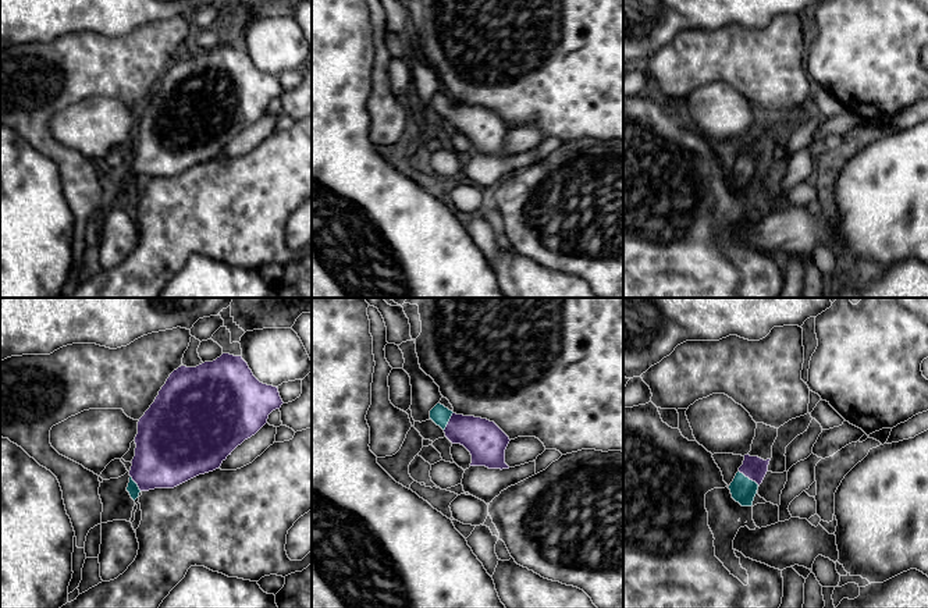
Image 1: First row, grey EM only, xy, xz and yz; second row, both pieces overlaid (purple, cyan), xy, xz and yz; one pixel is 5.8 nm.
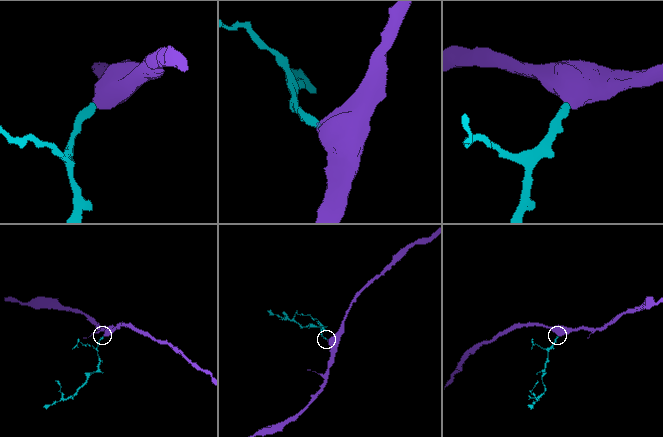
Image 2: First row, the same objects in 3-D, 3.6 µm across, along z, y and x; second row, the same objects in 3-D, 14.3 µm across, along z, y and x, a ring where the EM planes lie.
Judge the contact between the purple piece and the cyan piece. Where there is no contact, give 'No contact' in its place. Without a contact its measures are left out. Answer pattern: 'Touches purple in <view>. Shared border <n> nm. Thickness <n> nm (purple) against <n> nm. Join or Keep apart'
Touches purple in yz. Shared border 150 nm. Thickness 140 nm (purple) against 150 nm. Join

